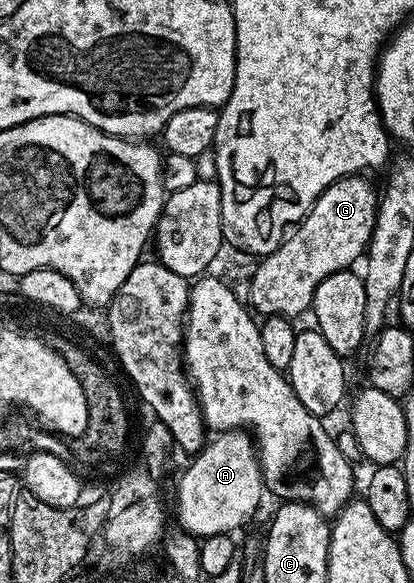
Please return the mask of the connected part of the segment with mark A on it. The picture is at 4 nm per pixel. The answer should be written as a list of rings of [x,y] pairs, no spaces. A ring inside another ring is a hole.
[[[220,432],[212,436],[190,461],[191,466],[180,475],[179,486],[175,489],[182,532],[200,539],[222,533],[234,534],[235,529],[241,528],[258,511],[259,500],[265,497],[257,446],[250,432]]]

